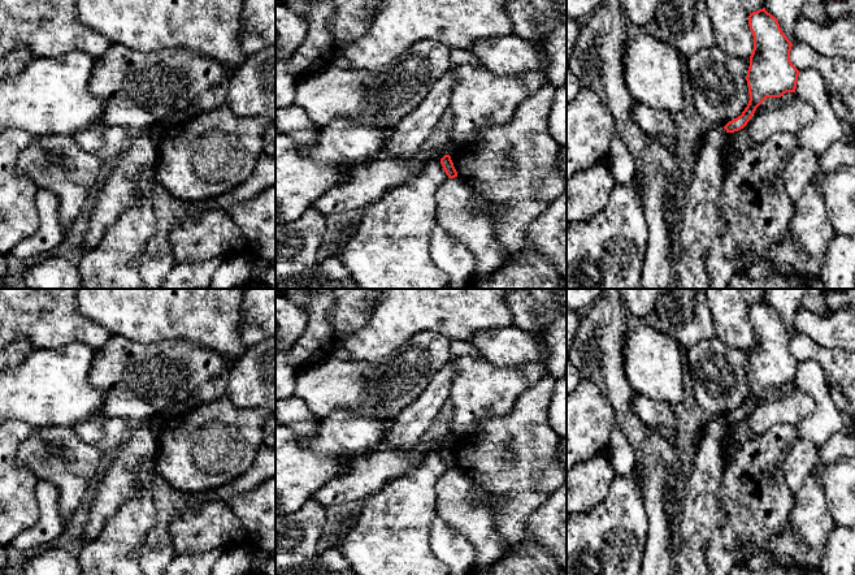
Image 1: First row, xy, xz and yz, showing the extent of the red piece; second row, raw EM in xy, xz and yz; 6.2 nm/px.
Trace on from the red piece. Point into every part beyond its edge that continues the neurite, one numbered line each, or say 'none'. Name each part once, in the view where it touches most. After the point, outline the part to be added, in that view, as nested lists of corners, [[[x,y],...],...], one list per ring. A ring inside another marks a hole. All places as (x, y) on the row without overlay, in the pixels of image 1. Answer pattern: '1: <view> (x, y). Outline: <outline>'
none

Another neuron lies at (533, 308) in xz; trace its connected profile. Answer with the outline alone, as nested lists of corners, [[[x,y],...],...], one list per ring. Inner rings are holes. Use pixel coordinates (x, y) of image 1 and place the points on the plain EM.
[[[508,289],[505,302],[513,314],[513,324],[520,329],[539,333],[559,315],[559,293],[560,289]]]

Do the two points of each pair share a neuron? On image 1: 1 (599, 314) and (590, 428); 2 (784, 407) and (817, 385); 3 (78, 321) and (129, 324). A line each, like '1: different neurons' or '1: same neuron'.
1: different neurons
2: different neurons
3: different neurons

